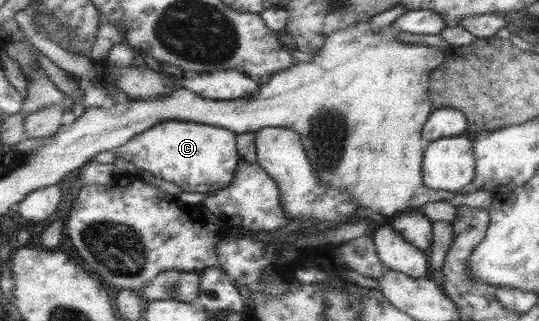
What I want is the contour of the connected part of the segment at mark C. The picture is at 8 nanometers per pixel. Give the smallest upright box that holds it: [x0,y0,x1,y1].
[113,120,241,197]

